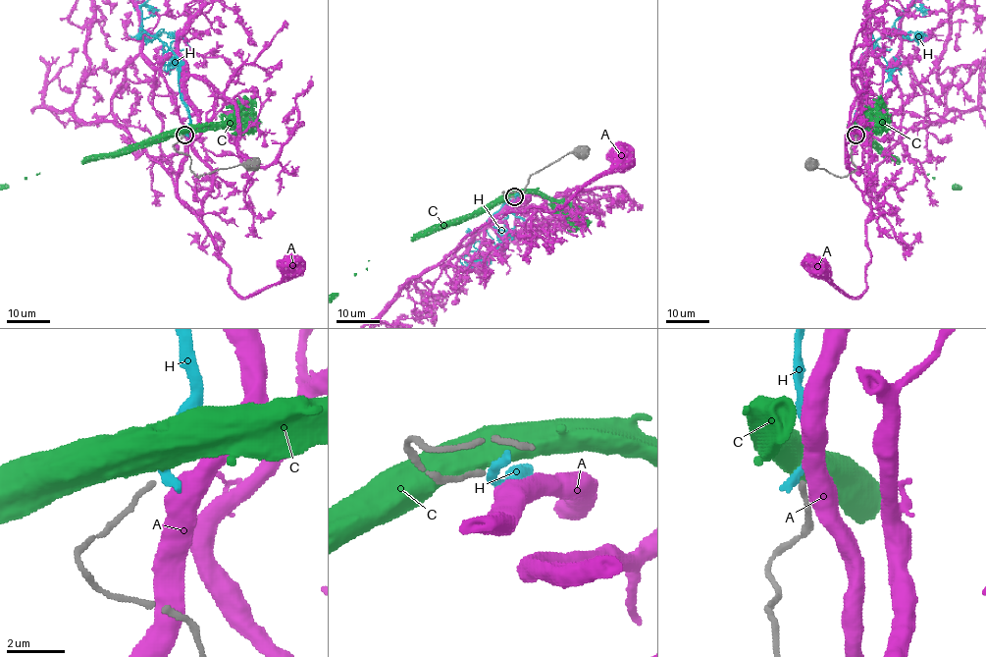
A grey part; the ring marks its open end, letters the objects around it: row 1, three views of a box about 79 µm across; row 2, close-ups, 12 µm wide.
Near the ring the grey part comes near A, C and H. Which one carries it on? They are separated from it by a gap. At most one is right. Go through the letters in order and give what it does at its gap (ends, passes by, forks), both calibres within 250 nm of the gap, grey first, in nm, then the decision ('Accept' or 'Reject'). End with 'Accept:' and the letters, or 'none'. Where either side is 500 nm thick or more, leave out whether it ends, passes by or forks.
A: Thickness 190 nm (grey) against 700 nm. Reject
C: Thickness 190 nm (grey) against 750 nm. Reject
H: It ends there. Thickness 190 nm (grey) against 400 nm. Reject
Accept: none

